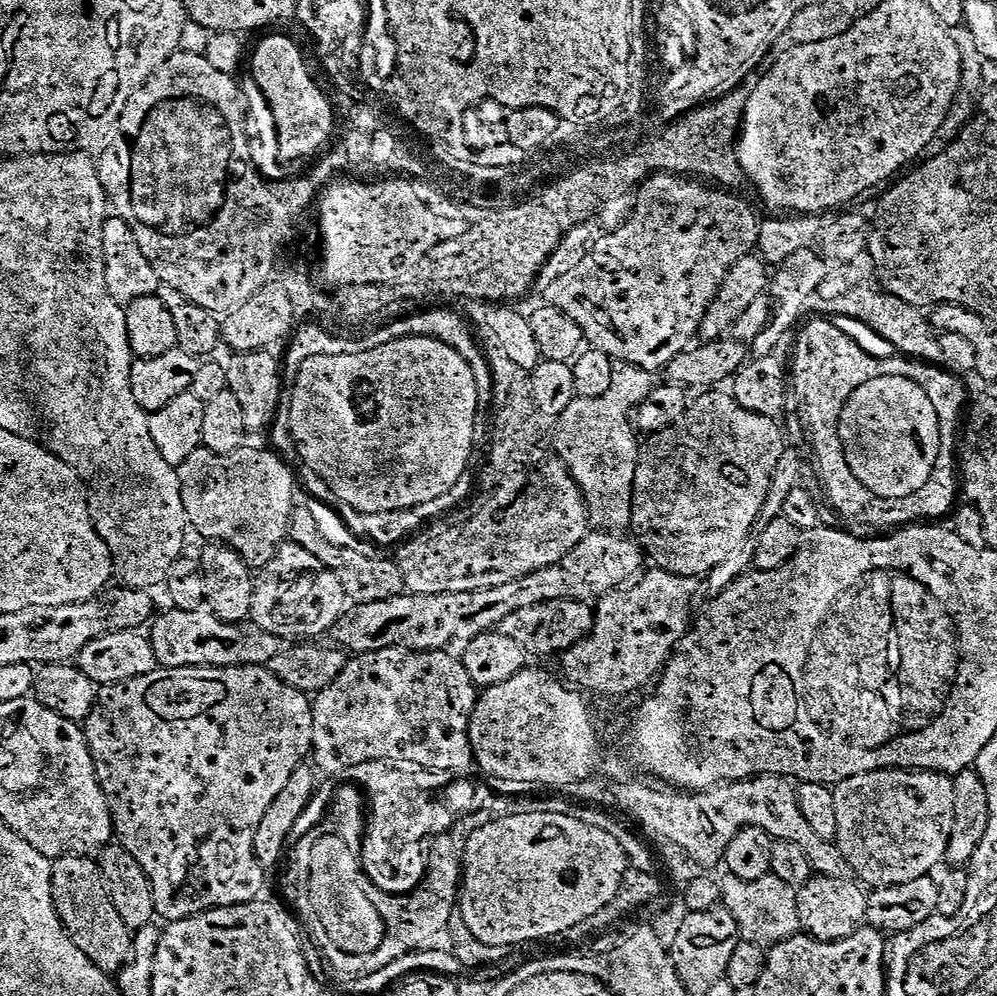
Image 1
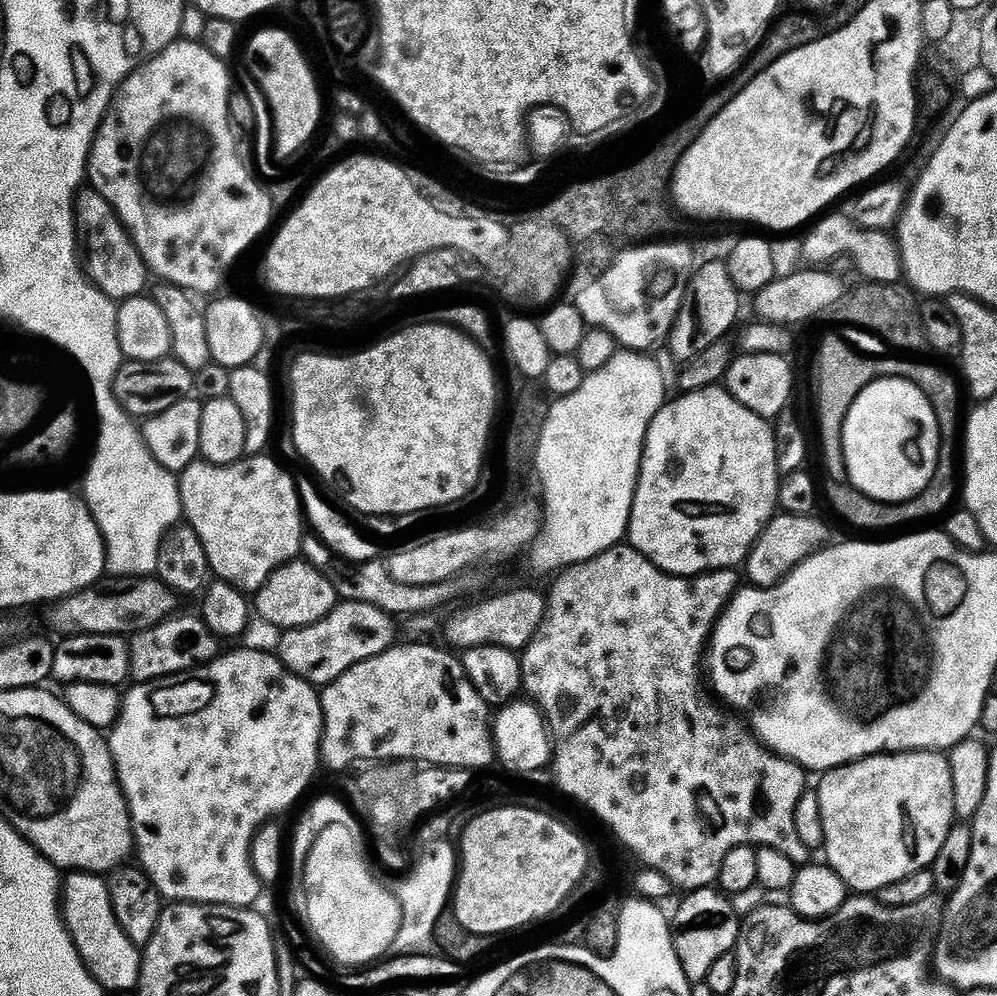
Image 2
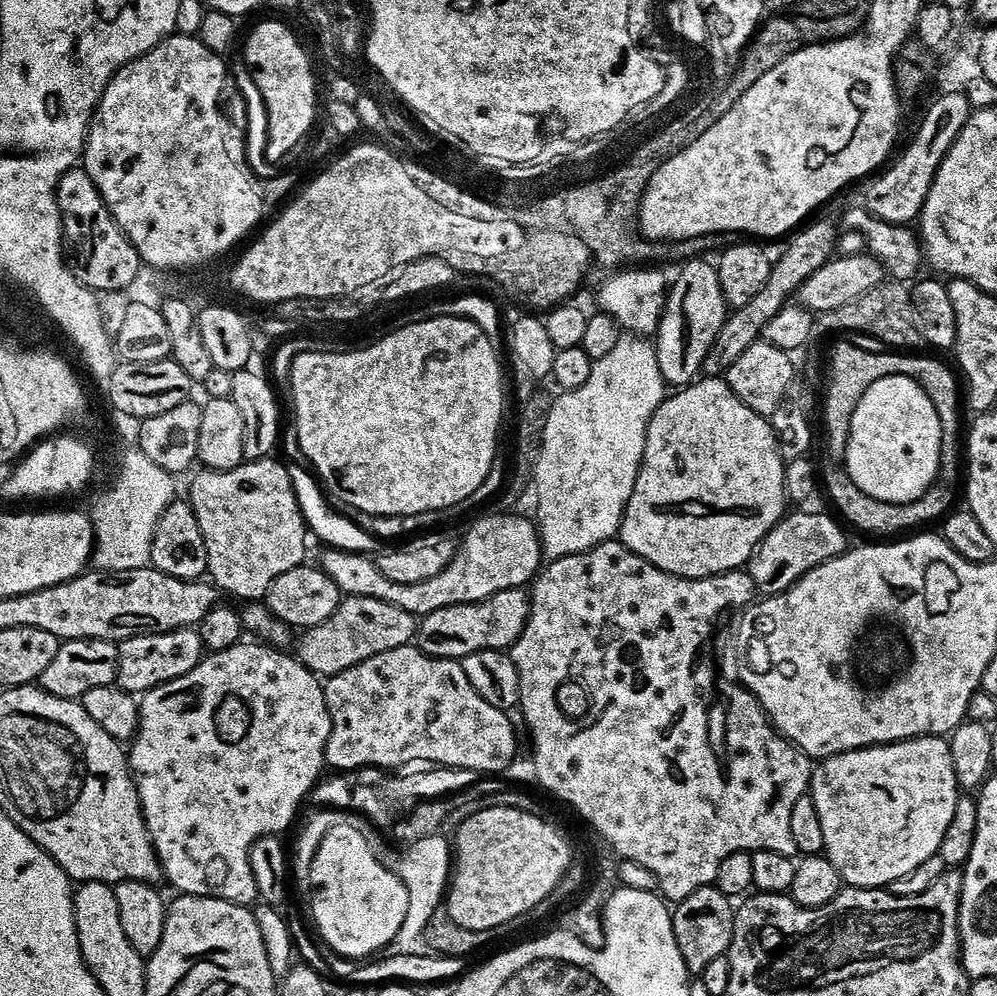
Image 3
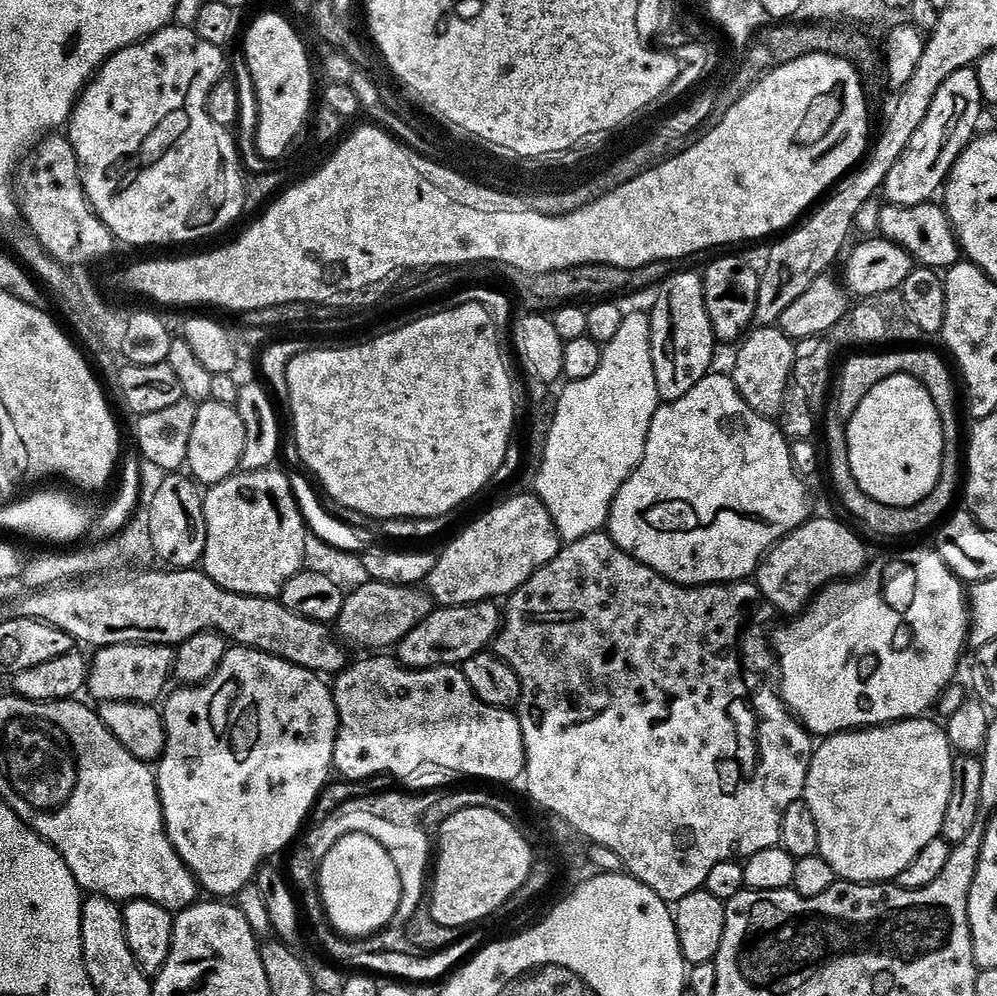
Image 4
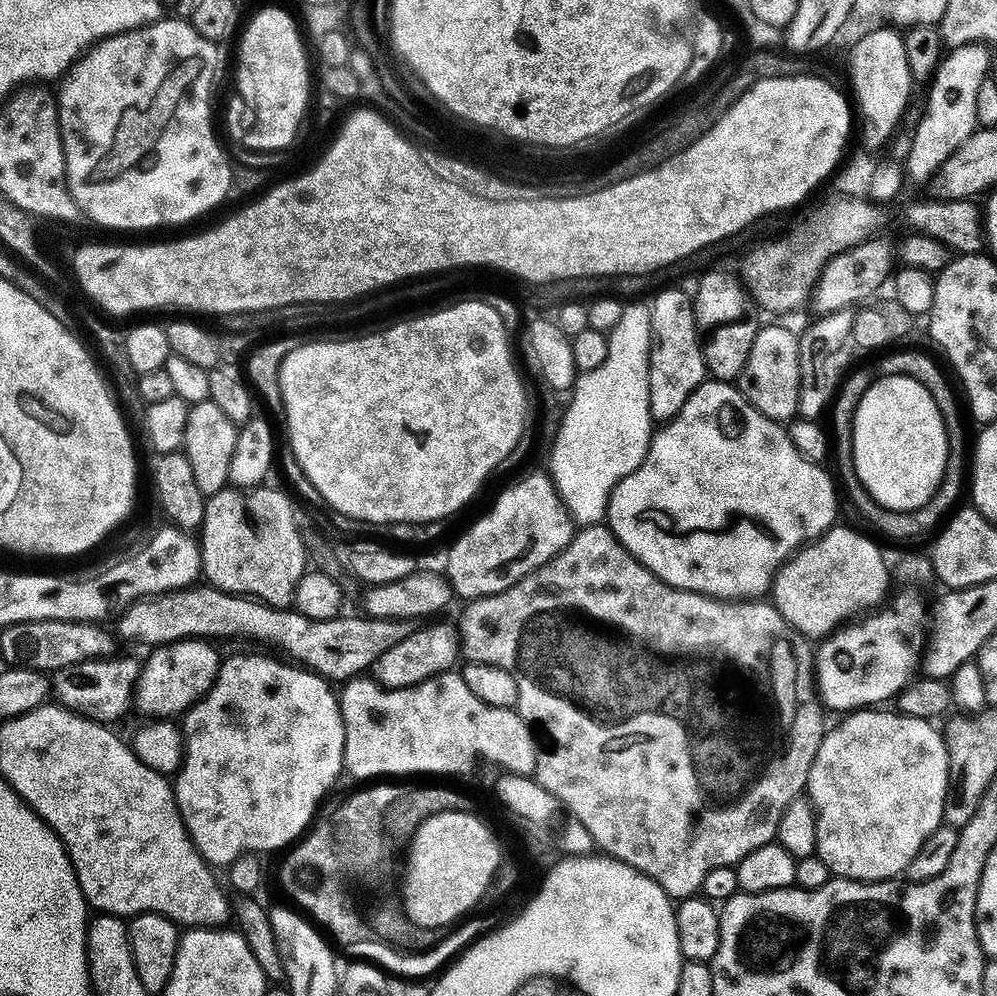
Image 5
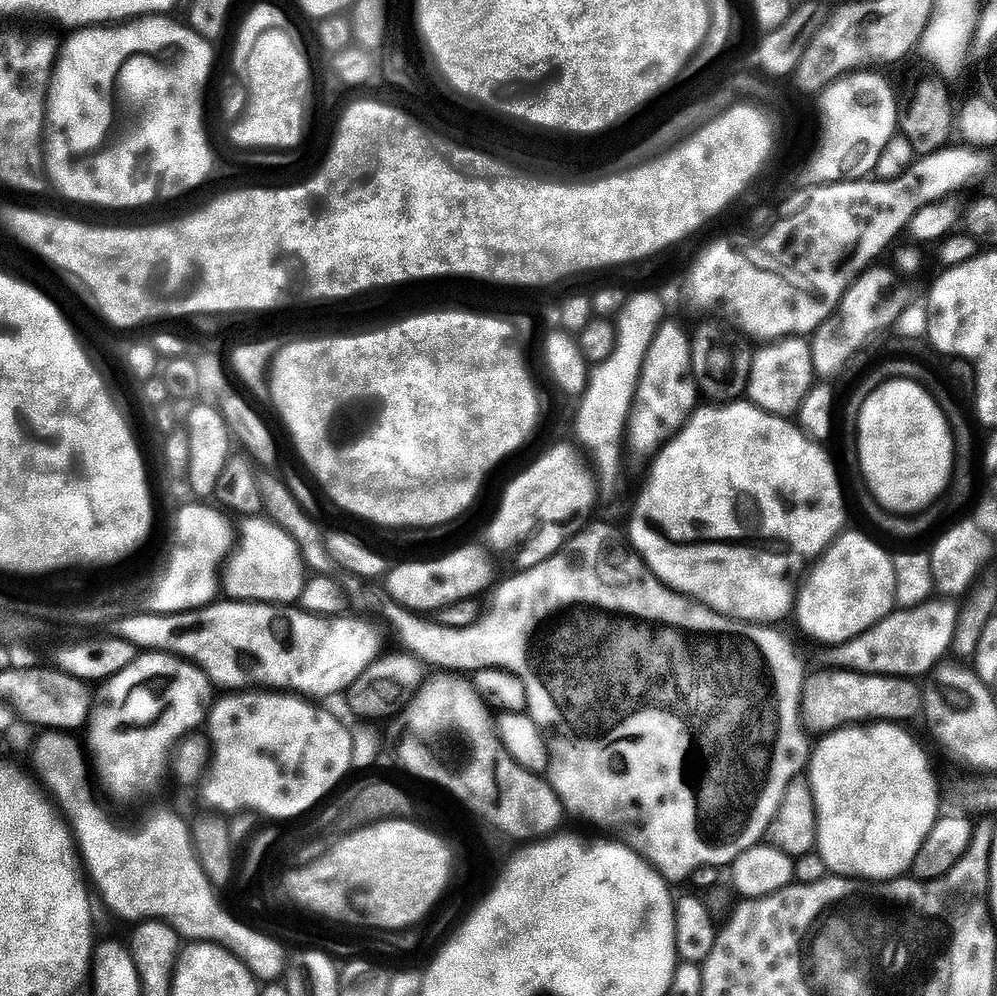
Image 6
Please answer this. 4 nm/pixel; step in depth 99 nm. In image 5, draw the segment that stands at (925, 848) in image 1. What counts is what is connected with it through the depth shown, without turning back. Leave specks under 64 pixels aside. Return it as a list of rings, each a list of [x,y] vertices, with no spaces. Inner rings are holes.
[[[861,710],[851,713],[836,729],[825,735],[822,746],[818,750],[818,758],[814,758],[814,766],[810,770],[807,795],[810,803],[816,810],[818,822],[818,846],[816,847],[820,859],[826,862],[826,866],[832,871],[833,877],[845,880],[862,880],[865,882],[892,882],[903,877],[908,871],[910,862],[914,862],[914,854],[926,846],[928,839],[936,833],[944,824],[944,803],[948,797],[948,771],[950,770],[950,758],[948,757],[948,744],[944,740],[944,734],[931,720],[922,718],[910,718],[899,711],[884,712],[888,710]]]

